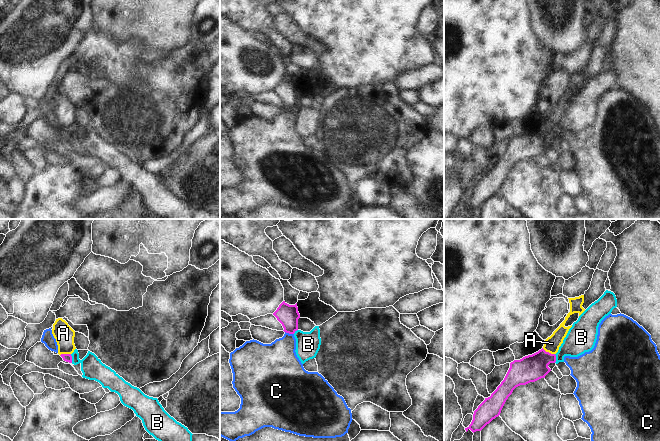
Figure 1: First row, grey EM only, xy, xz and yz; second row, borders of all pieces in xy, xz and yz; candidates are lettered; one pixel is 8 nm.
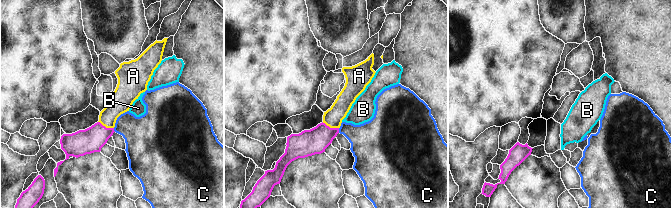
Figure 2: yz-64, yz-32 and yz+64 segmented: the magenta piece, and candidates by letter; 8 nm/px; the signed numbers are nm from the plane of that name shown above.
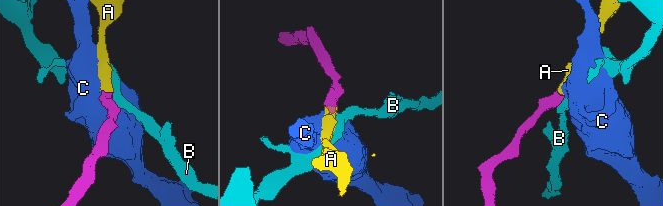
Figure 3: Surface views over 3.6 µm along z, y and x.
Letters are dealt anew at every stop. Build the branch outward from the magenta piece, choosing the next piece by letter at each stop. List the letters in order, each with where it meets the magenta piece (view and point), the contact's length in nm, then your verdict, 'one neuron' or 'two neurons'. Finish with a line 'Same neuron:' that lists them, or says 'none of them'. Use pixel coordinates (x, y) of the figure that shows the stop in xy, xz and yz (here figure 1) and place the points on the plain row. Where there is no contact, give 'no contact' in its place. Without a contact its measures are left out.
A: meets magenta in yz at (548, 128); contact 120 nm long; one neuron
B: meets magenta in xy at (71, 134); contact 70 nm long; two neurons
C: meets magenta in xz at (289, 109); contact 80 nm long; two neurons
Same neuron: A

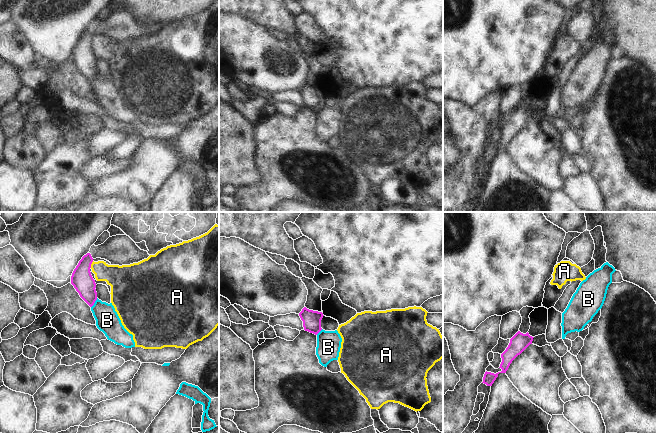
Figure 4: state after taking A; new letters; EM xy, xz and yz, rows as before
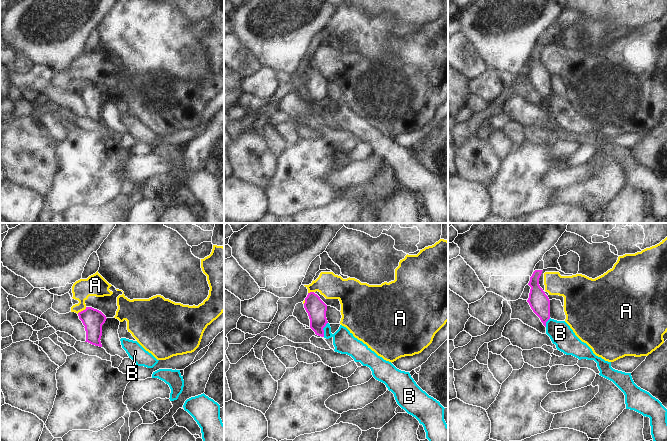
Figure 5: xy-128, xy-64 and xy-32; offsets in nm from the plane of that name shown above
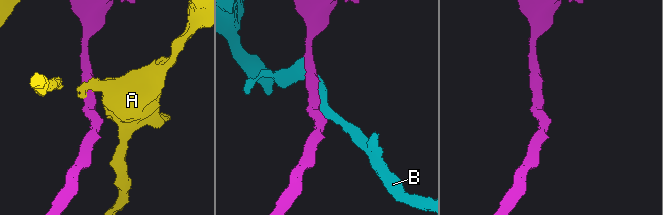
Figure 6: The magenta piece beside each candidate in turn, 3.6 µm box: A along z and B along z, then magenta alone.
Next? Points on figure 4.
A: meets magenta in xy at (91, 39); contact 60 nm long; two neurons
B: meets magenta in xy at (94, 78); contact 90 nm long; two neurons
Same neuron: none of them

